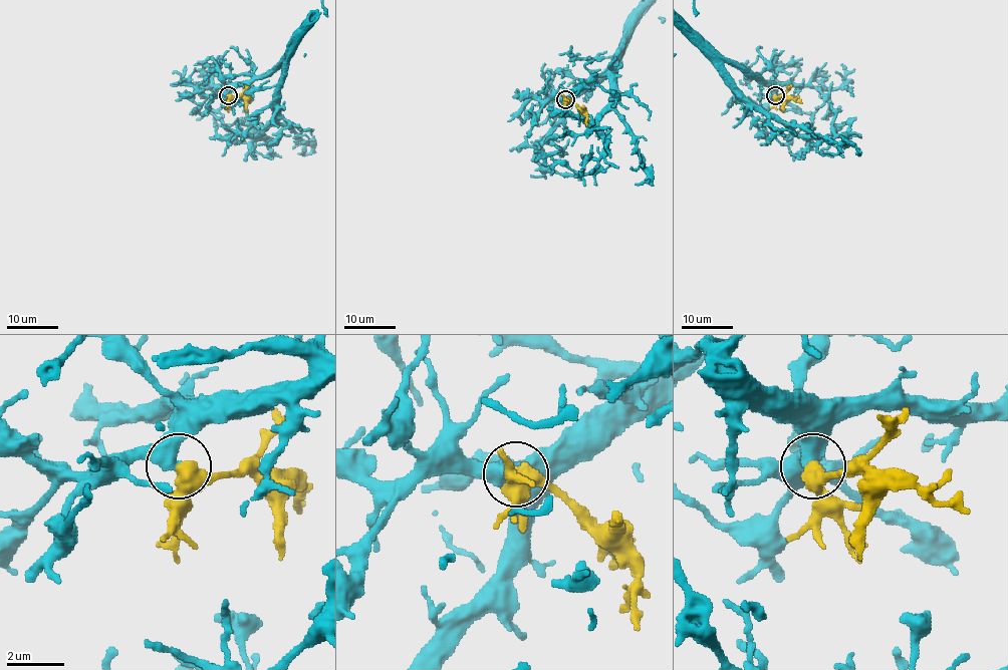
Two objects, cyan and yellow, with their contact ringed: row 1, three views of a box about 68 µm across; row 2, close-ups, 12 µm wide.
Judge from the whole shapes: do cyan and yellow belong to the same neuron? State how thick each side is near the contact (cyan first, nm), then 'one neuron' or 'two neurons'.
calibres 440 and 440 nm; one neuron

